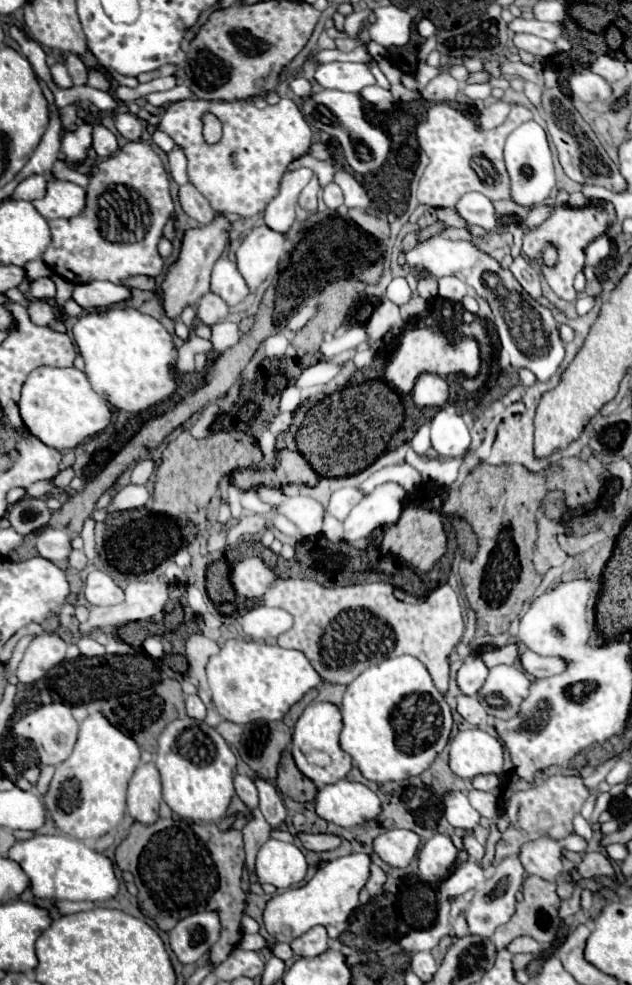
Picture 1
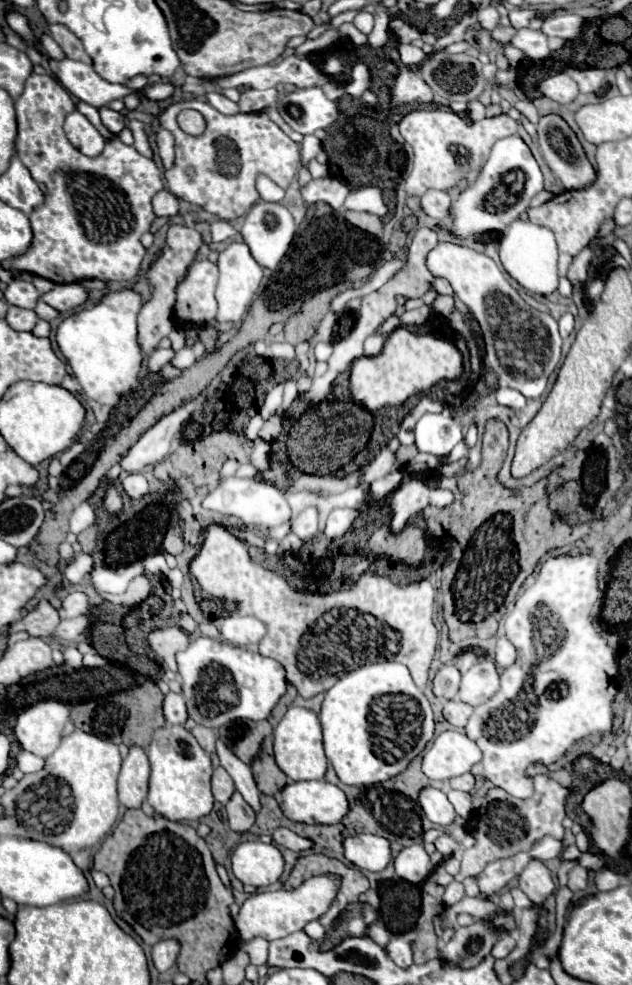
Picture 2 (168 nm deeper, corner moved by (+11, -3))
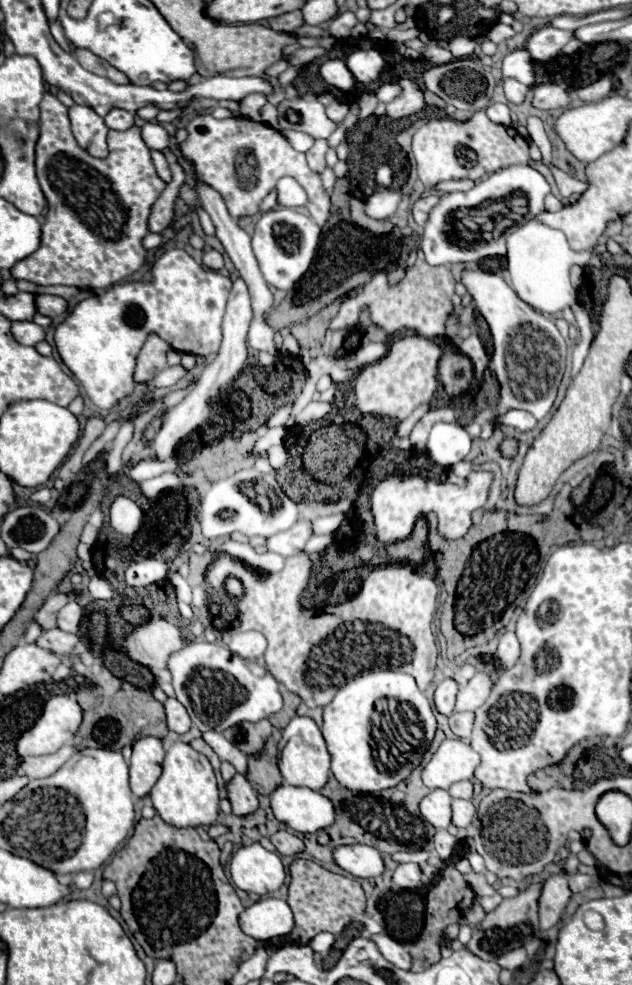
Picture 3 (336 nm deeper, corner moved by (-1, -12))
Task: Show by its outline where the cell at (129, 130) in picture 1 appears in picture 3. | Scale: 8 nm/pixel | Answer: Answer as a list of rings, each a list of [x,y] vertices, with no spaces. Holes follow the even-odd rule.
[[[112,108],[106,116],[104,122],[108,128],[112,130],[128,130],[130,126],[134,126],[134,114],[130,114],[128,110],[120,110],[120,108]]]

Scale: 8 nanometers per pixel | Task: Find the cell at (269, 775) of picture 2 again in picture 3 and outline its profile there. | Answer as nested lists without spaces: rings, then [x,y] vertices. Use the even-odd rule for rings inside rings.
[[[274,728],[272,736],[266,740],[264,748],[252,756],[248,756],[248,776],[246,780],[258,790],[258,794],[268,796],[280,782],[280,770],[278,770],[278,740],[280,730]]]

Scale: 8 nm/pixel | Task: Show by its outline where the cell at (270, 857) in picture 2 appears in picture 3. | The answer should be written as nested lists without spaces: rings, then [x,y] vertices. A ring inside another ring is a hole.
[[[250,844],[232,854],[230,876],[236,888],[264,896],[284,884],[286,872],[278,854],[264,850],[260,844]]]

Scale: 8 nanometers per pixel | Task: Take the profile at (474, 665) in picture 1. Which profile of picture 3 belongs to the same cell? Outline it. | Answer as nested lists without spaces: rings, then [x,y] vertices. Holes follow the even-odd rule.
[[[446,678],[444,682],[438,684],[438,688],[434,690],[434,706],[440,714],[444,714],[444,716],[452,714],[456,692],[458,692],[458,684],[450,678]]]

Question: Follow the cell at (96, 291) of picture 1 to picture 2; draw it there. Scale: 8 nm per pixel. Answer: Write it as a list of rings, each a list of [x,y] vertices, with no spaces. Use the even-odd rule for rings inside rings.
[[[70,283],[70,285],[56,285],[52,291],[48,291],[46,295],[42,295],[42,299],[58,309],[58,311],[70,311],[76,309],[78,305],[82,305],[88,299],[88,289],[84,289],[78,283]]]

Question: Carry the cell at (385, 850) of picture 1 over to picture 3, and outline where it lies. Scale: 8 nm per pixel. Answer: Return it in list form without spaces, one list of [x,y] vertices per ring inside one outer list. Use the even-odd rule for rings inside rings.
[[[350,844],[350,846],[336,846],[332,850],[334,862],[356,878],[372,878],[380,876],[384,870],[382,856],[376,848],[366,844]]]

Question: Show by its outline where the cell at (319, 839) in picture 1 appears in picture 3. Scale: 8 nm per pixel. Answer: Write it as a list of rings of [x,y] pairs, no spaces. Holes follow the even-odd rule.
[[[276,832],[276,834],[272,834],[270,836],[270,842],[276,846],[276,850],[280,852],[280,854],[284,854],[284,856],[294,856],[294,854],[298,854],[298,852],[302,852],[304,850],[304,842],[298,838],[298,836],[294,836],[294,834],[290,834],[290,832]]]

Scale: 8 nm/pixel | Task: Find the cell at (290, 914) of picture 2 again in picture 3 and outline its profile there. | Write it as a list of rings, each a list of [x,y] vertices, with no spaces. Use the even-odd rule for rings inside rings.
[[[262,898],[240,914],[238,924],[246,936],[256,940],[270,940],[286,936],[294,926],[292,918],[294,916],[286,900]]]

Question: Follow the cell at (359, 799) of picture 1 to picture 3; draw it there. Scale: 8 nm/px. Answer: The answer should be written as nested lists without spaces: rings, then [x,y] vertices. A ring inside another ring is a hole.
[[[284,782],[268,798],[276,820],[294,832],[314,834],[334,822],[332,802],[310,788],[296,788]]]

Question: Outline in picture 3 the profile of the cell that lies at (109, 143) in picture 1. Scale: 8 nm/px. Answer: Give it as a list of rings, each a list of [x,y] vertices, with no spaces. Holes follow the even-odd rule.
[[[78,104],[68,108],[68,116],[70,116],[72,132],[78,144],[96,158],[108,156],[106,134],[110,128],[104,124],[104,120],[92,108],[78,106]]]

